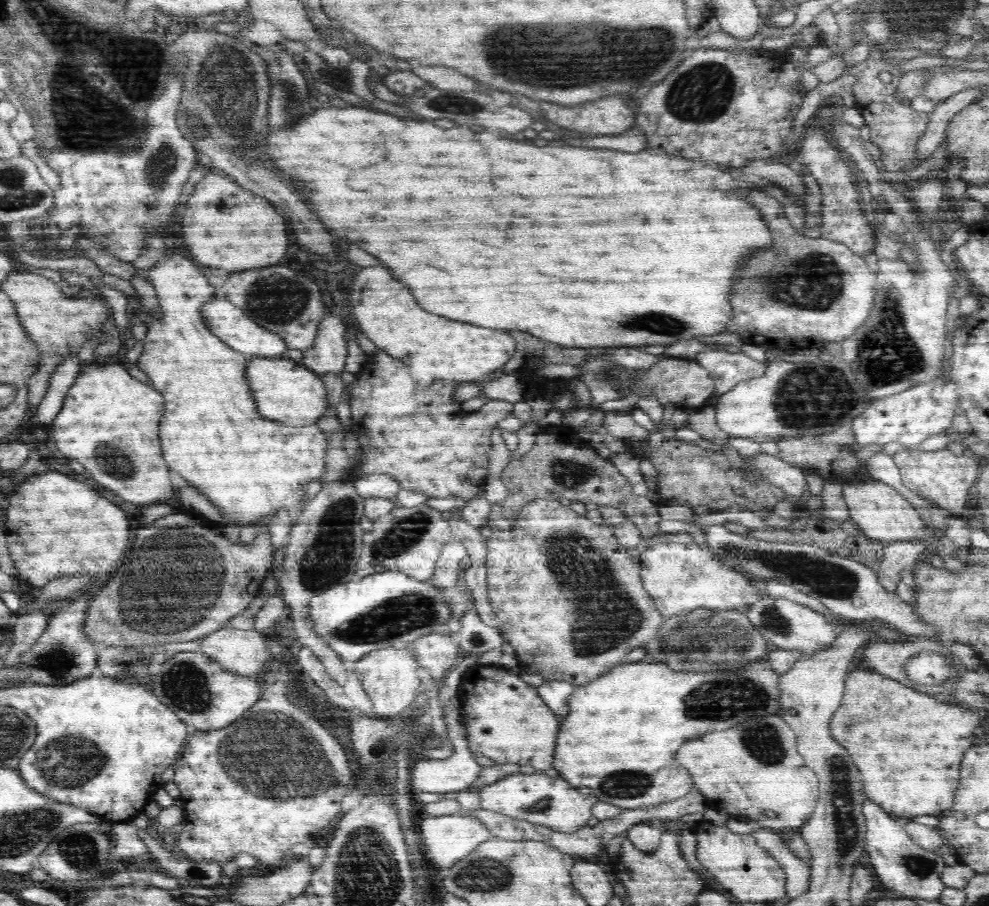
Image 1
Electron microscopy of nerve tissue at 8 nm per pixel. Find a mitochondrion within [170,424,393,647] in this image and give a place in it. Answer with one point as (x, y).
(330, 553)

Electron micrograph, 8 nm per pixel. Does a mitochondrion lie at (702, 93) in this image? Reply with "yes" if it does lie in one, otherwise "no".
yes

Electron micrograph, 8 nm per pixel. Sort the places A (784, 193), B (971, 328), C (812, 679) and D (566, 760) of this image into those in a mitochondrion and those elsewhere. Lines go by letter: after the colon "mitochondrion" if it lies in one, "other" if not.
A: other
B: other
C: other
D: other

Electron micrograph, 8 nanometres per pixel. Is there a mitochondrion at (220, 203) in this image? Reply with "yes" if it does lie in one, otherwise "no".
yes

